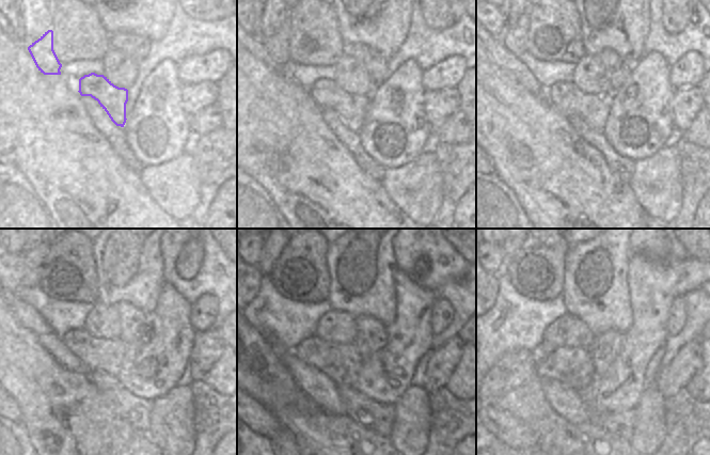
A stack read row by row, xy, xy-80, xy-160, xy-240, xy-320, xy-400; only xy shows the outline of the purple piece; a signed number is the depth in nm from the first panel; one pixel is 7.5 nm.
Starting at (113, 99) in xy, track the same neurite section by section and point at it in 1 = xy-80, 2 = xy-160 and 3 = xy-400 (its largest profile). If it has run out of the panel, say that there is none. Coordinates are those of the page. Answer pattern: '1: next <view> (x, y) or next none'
1: next xy-80 (352, 108)
2: next xy-160 (566, 97)
3: next xy-400 (573, 367)

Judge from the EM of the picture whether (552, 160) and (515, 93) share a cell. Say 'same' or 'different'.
same

